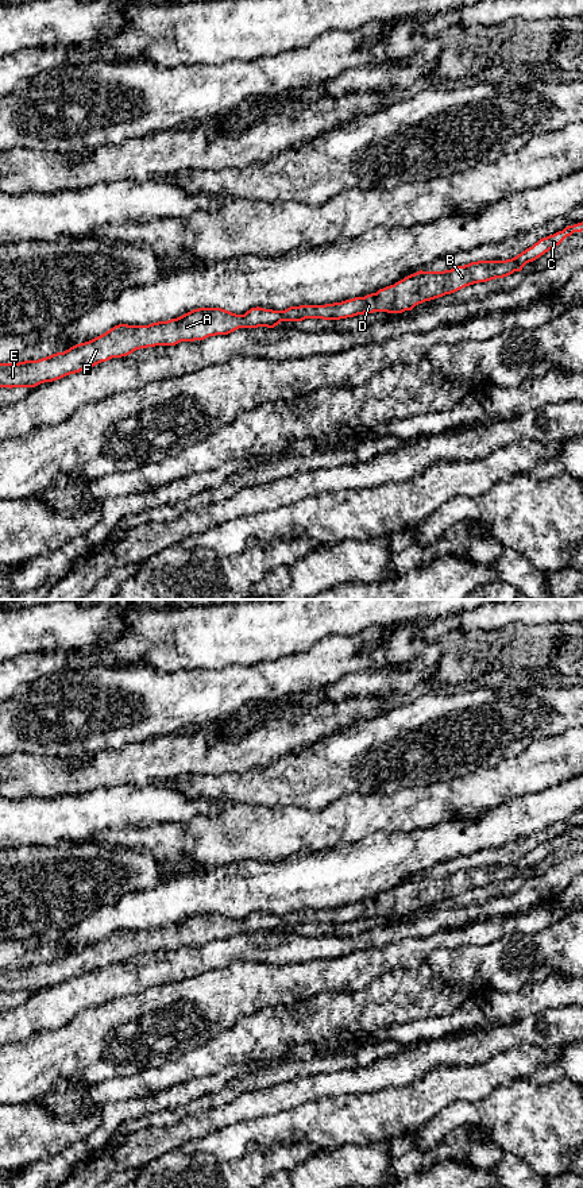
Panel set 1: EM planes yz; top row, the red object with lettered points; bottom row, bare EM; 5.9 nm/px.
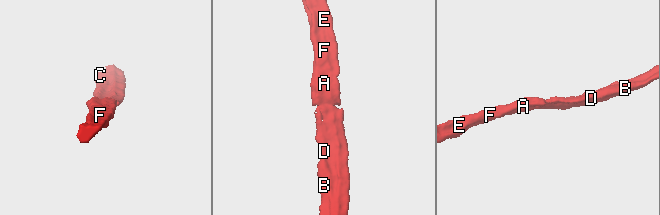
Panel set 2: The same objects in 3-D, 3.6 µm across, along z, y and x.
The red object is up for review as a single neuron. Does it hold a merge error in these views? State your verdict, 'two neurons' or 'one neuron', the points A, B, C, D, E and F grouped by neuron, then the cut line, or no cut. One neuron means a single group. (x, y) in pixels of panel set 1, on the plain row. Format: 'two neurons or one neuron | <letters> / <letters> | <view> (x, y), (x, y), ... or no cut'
one neuron | A B C D E F | no cut

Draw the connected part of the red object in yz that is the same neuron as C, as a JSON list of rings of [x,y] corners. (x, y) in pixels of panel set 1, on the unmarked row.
[[[583,826],[568,830],[563,836],[540,844],[532,852],[526,853],[517,861],[506,865],[478,865],[464,871],[457,871],[444,876],[417,876],[395,887],[394,890],[379,894],[377,898],[367,899],[364,902],[355,902],[341,907],[325,909],[325,910],[300,910],[290,911],[285,915],[273,915],[265,913],[251,913],[244,919],[236,919],[221,913],[198,913],[193,914],[177,923],[167,926],[158,926],[148,930],[128,930],[119,929],[107,936],[105,938],[70,952],[63,957],[57,957],[50,961],[38,965],[24,965],[19,968],[0,968],[0,992],[35,992],[45,987],[53,987],[66,980],[80,977],[90,973],[101,967],[107,967],[112,963],[121,963],[132,958],[136,954],[155,952],[155,950],[175,950],[181,946],[204,945],[209,941],[228,940],[239,933],[258,933],[267,932],[274,933],[281,926],[302,926],[305,923],[323,923],[323,925],[340,925],[354,922],[364,918],[387,917],[402,918],[412,915],[416,910],[425,906],[431,906],[445,899],[455,898],[466,891],[487,887],[495,883],[503,883],[514,876],[521,876],[522,872],[540,863],[549,855],[559,850],[567,841],[574,837],[583,836]]]

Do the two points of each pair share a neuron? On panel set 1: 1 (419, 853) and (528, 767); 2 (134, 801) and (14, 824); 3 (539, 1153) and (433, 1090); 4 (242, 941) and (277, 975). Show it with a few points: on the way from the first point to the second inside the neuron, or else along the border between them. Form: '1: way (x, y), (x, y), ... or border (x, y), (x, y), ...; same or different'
1: border (477, 816), (448, 820), (432, 826); different
2: way (104, 807), (80, 817), (43, 821); same
3: border (486, 1095), (458, 1099), (429, 1121); different
4: border (297, 961), (286, 964), (234, 964); different

